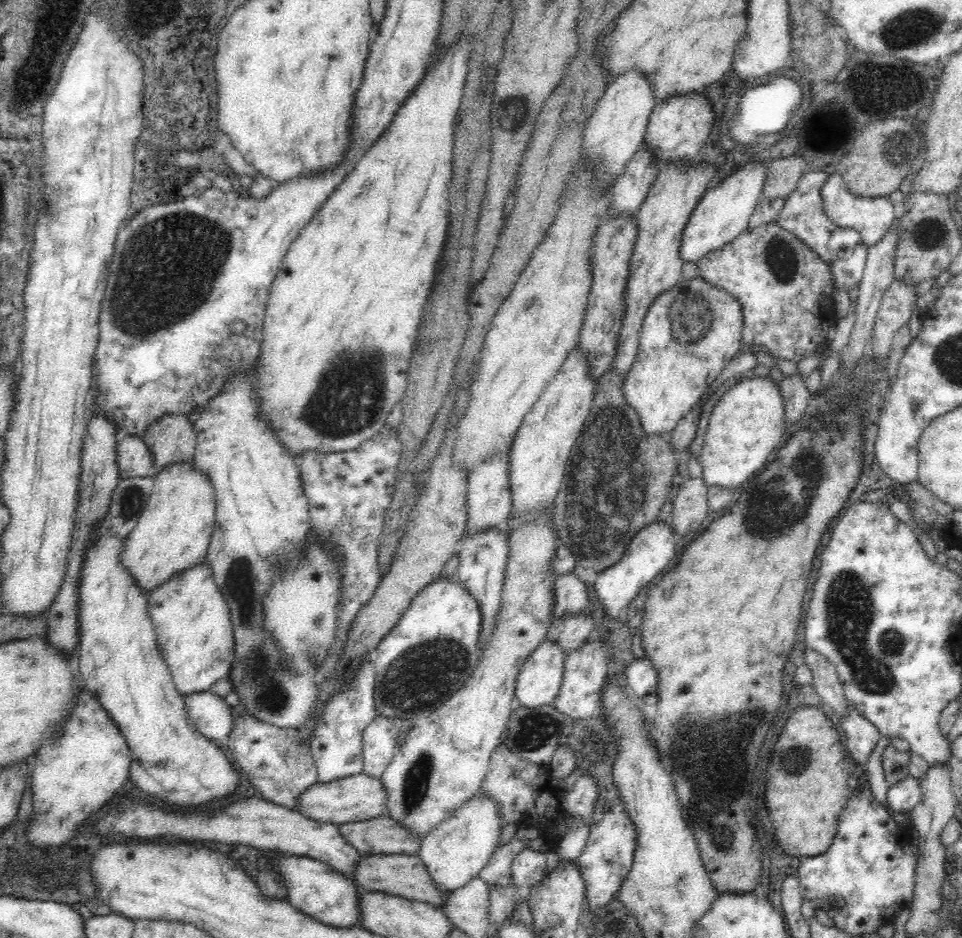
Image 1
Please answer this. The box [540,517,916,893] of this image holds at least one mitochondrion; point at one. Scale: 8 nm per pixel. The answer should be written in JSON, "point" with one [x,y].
{"point":[868,653]}

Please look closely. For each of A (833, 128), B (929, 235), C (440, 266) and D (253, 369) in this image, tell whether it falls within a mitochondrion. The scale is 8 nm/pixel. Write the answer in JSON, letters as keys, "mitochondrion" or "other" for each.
{"A":"other","B":"mitochondrion","C":"other","D":"other"}

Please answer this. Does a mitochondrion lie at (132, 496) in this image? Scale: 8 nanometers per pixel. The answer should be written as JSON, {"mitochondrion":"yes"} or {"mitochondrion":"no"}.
{"mitochondrion":"yes"}

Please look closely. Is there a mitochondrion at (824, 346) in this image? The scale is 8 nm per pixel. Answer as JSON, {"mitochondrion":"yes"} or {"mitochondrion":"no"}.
{"mitochondrion":"no"}

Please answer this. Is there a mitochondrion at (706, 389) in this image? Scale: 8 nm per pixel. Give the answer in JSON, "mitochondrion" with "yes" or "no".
{"mitochondrion":"no"}

